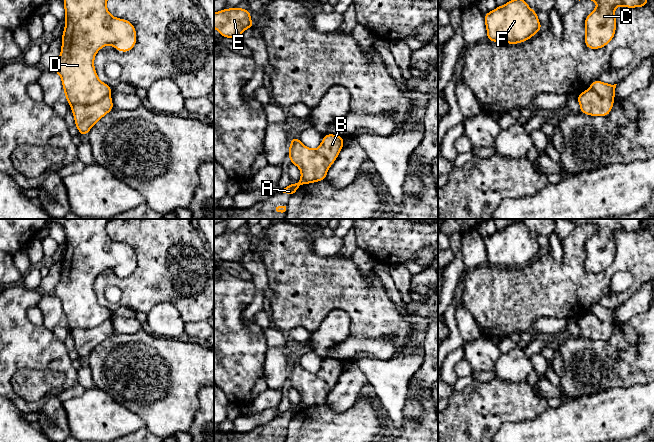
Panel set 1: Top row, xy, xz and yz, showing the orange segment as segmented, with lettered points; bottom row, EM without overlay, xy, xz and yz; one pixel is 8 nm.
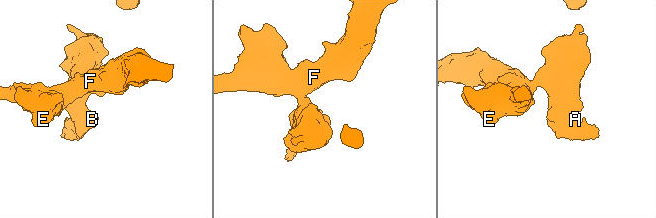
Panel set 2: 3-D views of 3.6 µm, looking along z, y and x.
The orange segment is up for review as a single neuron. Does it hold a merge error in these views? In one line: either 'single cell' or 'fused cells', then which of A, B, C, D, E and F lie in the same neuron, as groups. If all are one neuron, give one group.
fused cells; groups A B / C D E F

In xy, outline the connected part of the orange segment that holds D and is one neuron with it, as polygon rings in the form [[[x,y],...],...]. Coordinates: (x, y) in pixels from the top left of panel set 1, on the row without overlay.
[[[67,219],[62,225],[65,233],[65,252],[62,259],[62,271],[54,294],[61,301],[66,324],[70,330],[88,329],[96,327],[108,320],[112,312],[101,306],[94,291],[96,277],[106,269],[112,269],[121,276],[130,276],[137,265],[136,253],[134,249],[121,242],[113,241],[107,231],[106,226],[112,219]]]

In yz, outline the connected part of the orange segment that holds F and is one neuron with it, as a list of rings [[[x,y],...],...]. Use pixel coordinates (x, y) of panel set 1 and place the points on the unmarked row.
[[[515,222],[484,238],[487,262],[491,266],[518,268],[529,264],[542,252],[537,236],[522,222]]]

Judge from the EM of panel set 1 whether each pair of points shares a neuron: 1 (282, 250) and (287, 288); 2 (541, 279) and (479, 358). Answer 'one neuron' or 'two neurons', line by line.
1: one neuron
2: two neurons

